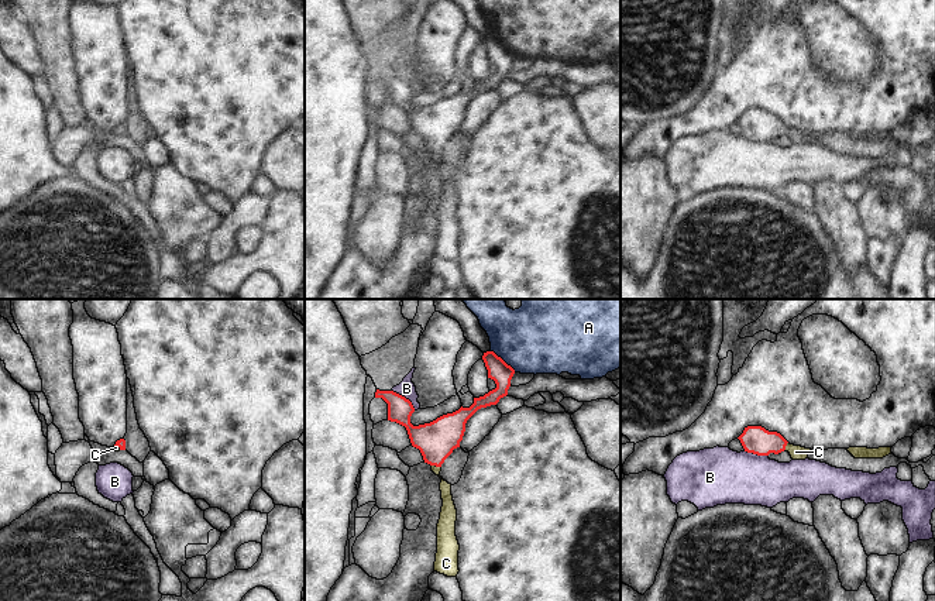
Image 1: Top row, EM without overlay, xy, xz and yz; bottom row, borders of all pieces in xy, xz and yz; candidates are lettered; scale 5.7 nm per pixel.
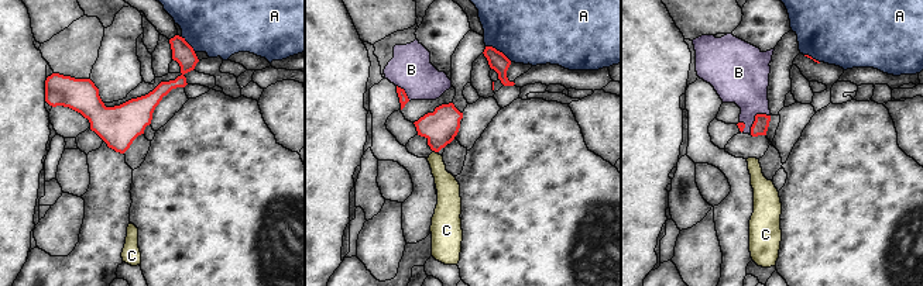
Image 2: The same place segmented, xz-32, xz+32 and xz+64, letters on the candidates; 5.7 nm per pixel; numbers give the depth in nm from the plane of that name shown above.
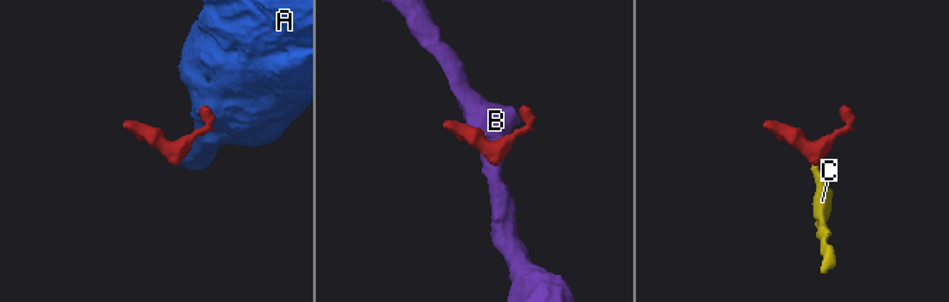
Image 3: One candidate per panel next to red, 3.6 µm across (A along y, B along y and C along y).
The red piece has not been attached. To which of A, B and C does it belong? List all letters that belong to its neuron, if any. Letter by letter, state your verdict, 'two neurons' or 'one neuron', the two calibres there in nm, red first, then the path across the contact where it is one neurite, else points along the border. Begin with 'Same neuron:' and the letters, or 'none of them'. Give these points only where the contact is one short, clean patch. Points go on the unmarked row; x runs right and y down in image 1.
Same neuron: C
A: two neurons; calibres 120 and 340 nm; border xz (490, 34), (515, 55)
B: two neurons; calibres 140 and 100 nm
C: one neuron; calibres 220 and 70 nm; way xz (436, 124), (436, 150), (449, 191)

